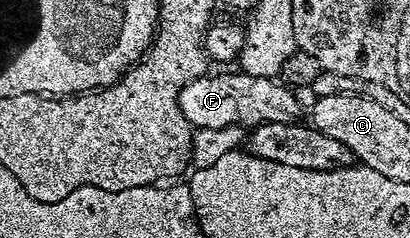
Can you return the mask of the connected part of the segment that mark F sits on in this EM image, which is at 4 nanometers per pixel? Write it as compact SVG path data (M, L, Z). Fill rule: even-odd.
M227 70L224 76L204 74L179 91L179 108L192 129L224 128L225 126L254 126L265 122L298 121L301 109L294 91L270 76L251 76L242 70Z

